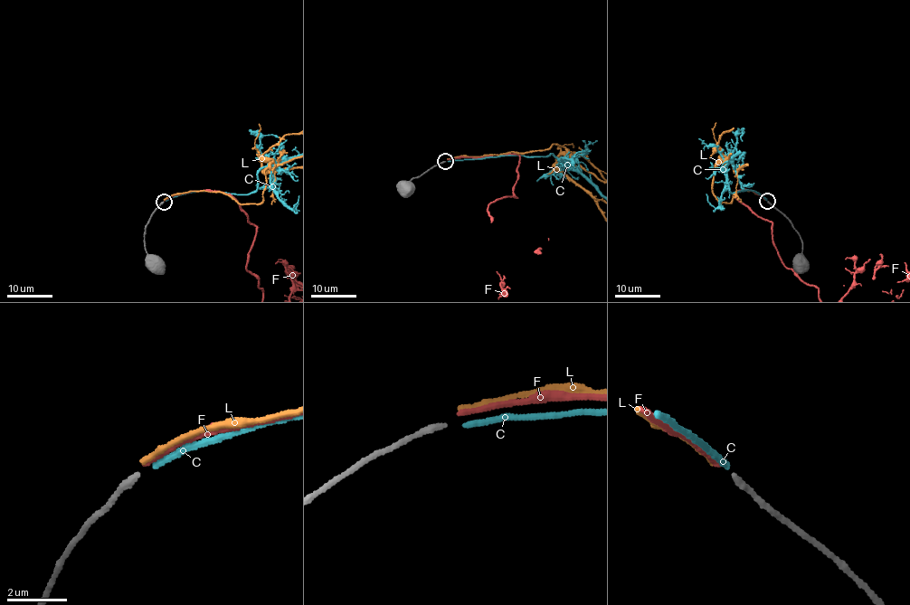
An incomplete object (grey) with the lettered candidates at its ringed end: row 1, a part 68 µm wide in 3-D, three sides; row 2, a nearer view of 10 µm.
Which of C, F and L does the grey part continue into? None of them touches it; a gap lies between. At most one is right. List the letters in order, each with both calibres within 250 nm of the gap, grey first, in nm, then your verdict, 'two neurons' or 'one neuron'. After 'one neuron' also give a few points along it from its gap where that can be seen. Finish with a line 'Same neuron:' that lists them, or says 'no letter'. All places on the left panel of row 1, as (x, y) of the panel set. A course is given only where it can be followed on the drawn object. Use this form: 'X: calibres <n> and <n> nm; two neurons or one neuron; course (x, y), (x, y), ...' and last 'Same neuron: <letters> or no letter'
C: calibres 200 and 200 nm; two neurons
F: calibres 200 and 170 nm; two neurons
L: calibres 200 and 160 nm; two neurons
Same neuron: no letter

